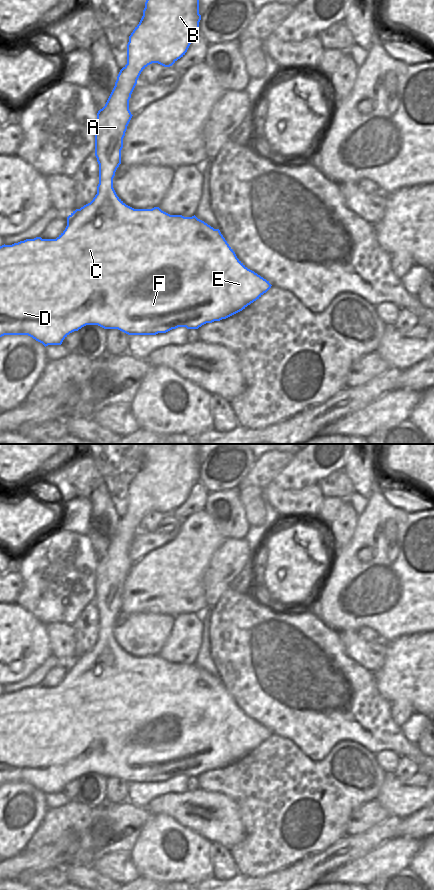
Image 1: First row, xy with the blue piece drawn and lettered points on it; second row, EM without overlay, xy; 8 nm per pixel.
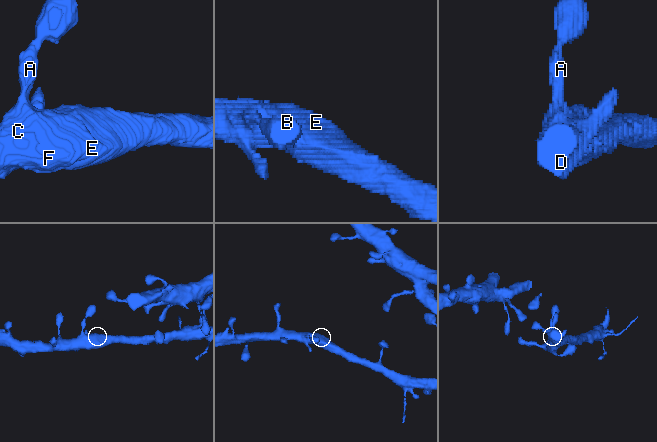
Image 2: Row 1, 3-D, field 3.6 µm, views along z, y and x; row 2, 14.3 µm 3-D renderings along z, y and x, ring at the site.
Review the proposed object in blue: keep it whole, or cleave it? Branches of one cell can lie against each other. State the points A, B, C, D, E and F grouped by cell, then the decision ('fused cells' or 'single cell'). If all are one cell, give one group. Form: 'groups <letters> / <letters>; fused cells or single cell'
groups A B C D E F; single cell

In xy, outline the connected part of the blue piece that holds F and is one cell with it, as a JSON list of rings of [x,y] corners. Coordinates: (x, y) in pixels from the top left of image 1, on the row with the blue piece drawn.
[[[146,0],[143,16],[139,24],[129,36],[127,44],[127,64],[120,70],[115,86],[105,104],[97,113],[95,122],[95,156],[99,164],[99,184],[97,194],[93,200],[76,209],[67,217],[65,230],[56,239],[26,239],[12,245],[0,246],[0,337],[4,335],[28,335],[45,347],[48,345],[61,345],[63,340],[72,332],[78,331],[86,325],[98,325],[104,329],[118,329],[128,335],[156,335],[166,333],[178,327],[198,329],[206,323],[226,319],[259,299],[270,288],[269,281],[248,269],[236,256],[219,229],[214,229],[195,215],[184,217],[170,215],[159,207],[152,209],[134,209],[126,205],[116,194],[113,188],[113,178],[121,164],[121,150],[127,126],[132,118],[129,110],[129,100],[137,84],[141,72],[150,64],[158,63],[164,67],[172,66],[187,52],[193,38],[199,33],[199,0]]]

